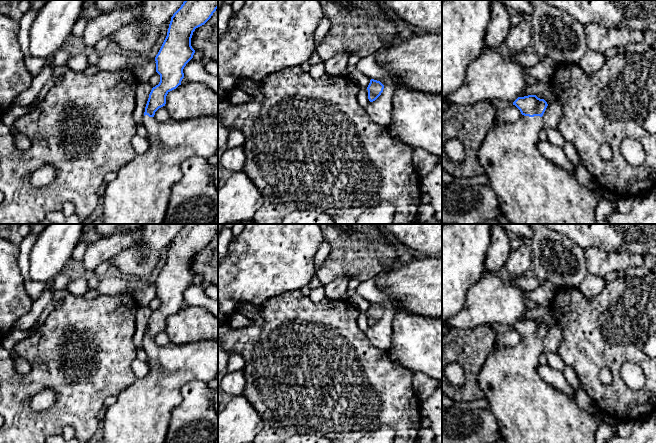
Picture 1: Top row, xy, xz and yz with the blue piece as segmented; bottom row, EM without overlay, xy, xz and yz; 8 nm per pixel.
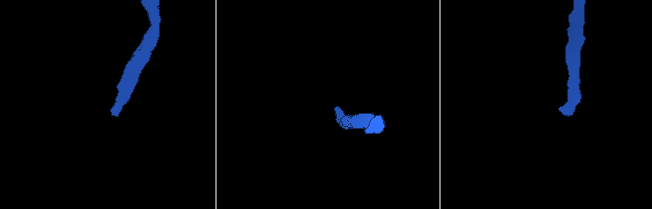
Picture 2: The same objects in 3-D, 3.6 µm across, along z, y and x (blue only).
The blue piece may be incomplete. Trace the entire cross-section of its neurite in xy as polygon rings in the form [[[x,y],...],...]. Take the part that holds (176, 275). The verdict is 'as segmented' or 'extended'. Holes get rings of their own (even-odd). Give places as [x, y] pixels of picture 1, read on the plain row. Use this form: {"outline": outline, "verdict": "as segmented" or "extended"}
{"outline": [[[185,224],[171,241],[167,260],[155,281],[160,306],[149,318],[143,342],[150,372],[144,378],[137,378],[117,396],[114,405],[106,408],[102,422],[103,443],[164,443],[171,412],[182,402],[182,387],[193,380],[209,382],[215,379],[218,373],[218,340],[182,345],[169,342],[165,346],[158,346],[154,339],[165,330],[167,318],[181,309],[183,293],[195,277],[191,270],[193,256],[204,249],[217,232],[218,224]]], "verdict": "extended"}

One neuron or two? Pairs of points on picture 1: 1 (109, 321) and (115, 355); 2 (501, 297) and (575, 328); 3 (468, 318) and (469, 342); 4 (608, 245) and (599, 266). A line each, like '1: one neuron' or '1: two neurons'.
1: one neuron
2: two neurons
3: two neurons
4: two neurons

